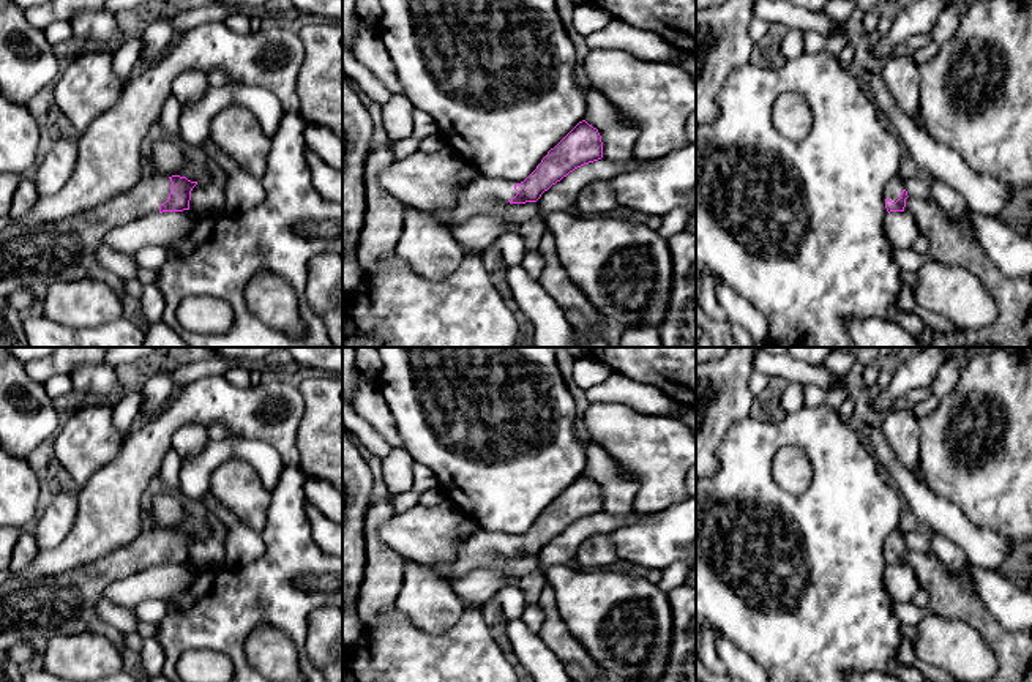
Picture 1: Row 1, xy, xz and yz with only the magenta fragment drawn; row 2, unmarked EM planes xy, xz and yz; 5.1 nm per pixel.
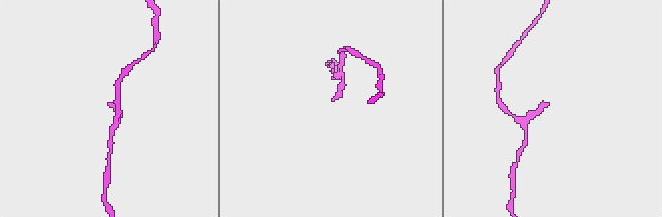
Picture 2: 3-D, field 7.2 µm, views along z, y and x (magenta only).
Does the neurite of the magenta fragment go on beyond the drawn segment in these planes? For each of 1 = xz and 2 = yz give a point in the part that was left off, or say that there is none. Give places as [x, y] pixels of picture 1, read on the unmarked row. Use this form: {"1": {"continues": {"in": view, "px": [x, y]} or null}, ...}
{"1": {"continues": {"in": "xz", "px": [482, 550]}}, "2": {"continues": {"in": "yz", "px": [950, 597]}}}

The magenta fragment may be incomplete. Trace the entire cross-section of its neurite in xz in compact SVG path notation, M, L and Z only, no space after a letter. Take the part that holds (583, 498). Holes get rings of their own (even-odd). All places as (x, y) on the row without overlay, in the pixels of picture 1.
M582 474L548 505L524 535L478 529L461 540L453 562L429 567L448 584L480 568L503 571L507 583L522 590L525 605L537 605L546 584L537 554L574 523L601 512L601 489L596 482Z

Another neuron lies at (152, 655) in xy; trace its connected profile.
M156 638L142 639L137 661L142 665L147 679L163 674L164 650Z

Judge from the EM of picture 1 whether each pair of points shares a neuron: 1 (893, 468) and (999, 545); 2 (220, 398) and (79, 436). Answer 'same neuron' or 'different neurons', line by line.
1: same neuron
2: different neurons

